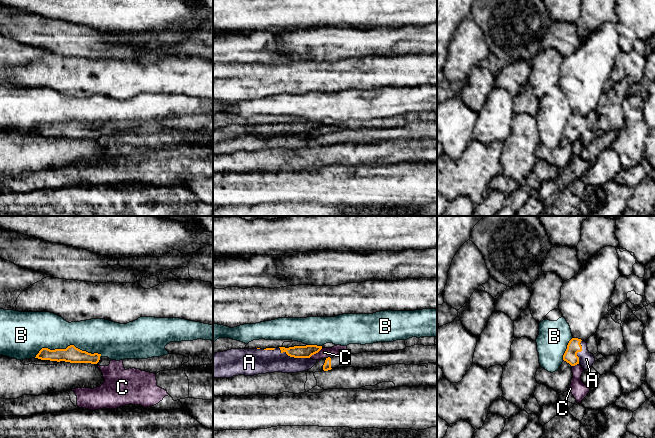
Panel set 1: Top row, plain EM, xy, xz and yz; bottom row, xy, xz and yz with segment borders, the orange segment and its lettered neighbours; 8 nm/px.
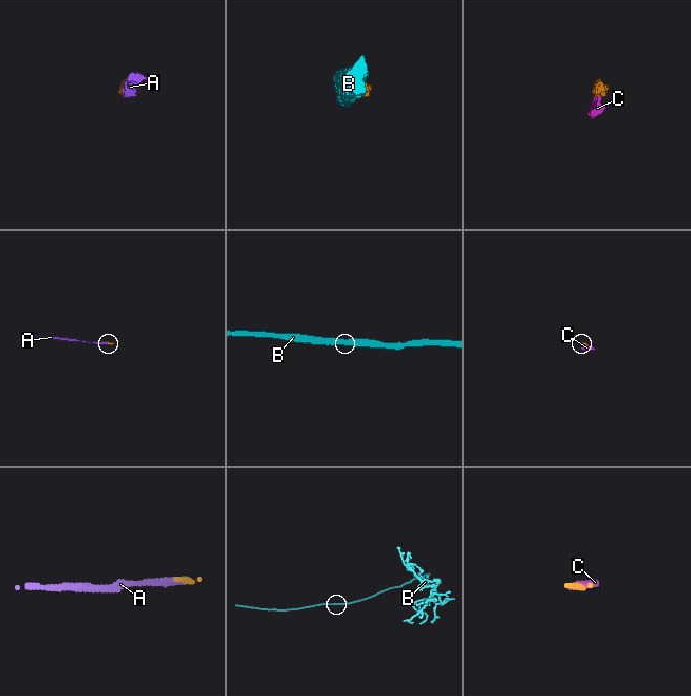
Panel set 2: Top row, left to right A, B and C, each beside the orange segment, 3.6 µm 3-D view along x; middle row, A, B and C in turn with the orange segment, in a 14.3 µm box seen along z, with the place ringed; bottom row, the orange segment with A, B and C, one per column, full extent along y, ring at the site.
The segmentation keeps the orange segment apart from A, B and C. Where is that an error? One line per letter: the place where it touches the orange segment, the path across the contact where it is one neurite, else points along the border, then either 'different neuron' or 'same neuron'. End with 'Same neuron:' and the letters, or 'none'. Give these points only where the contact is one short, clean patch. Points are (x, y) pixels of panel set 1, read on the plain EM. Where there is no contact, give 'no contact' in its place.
A: meets orange in xz at (293, 132); same neuron
B: meets orange in xy at (68, 122); different neuron
C: meets orange in xz at (315, 129); border along xz (322, 124), (309, 133); different neuron
Same neuron: A

